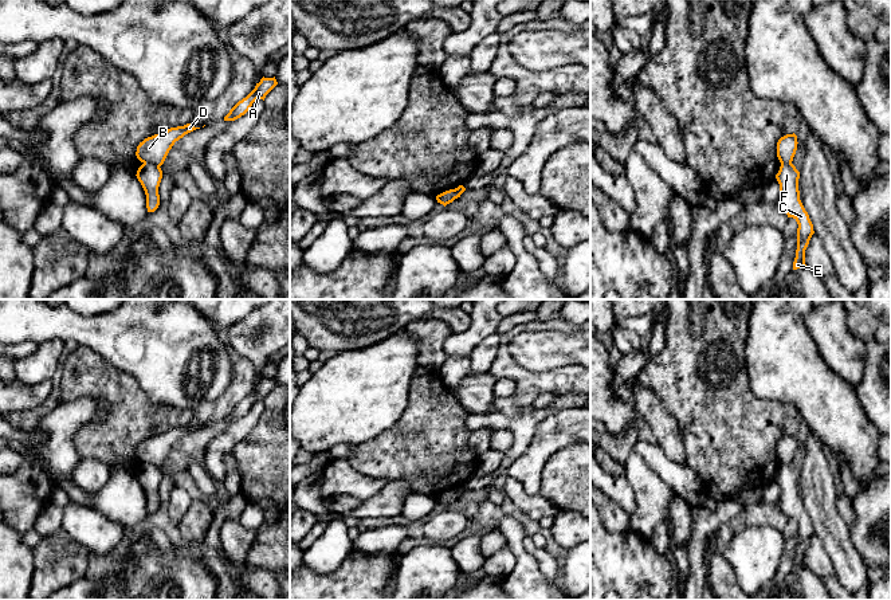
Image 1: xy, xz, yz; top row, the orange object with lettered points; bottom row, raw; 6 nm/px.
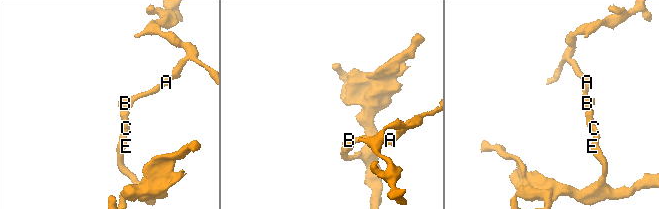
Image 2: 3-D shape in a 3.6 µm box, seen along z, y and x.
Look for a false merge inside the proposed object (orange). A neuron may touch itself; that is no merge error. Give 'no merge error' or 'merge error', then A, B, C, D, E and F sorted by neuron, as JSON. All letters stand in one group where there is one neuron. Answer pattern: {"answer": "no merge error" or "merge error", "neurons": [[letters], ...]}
{"answer": "merge error", "neurons": [["A", "B", "D"], ["C", "E", "F"]]}

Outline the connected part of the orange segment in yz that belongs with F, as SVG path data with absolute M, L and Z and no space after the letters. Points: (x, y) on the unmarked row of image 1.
M781 464L776 479L780 485L780 505L788 518L793 518L797 525L797 550L796 558L793 562L793 570L805 568L805 550L809 545L809 541L813 532L813 525L809 519L808 513L805 511L801 501L800 501L800 491L798 491L798 479L800 472L796 467L789 464Z

